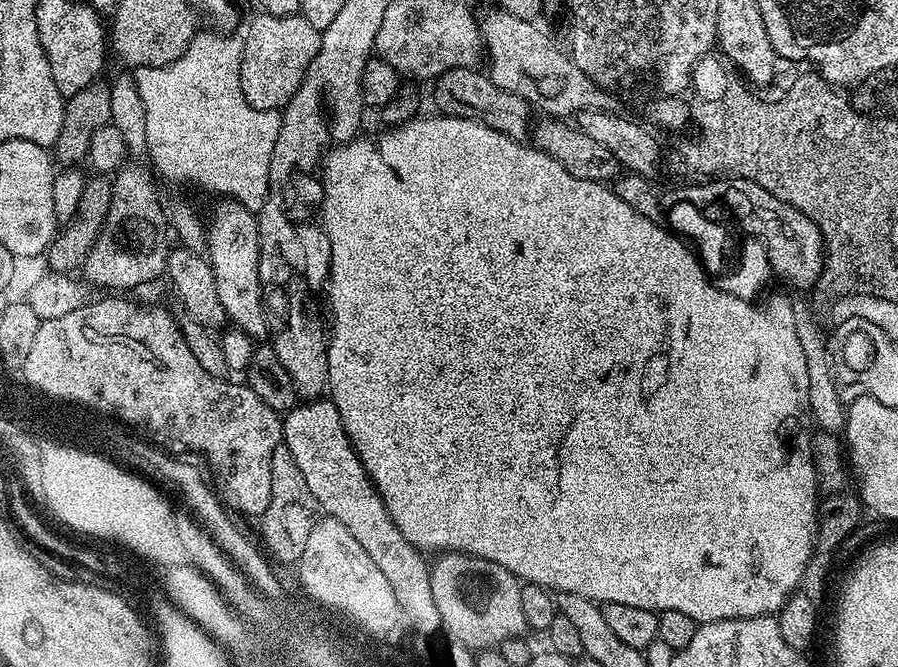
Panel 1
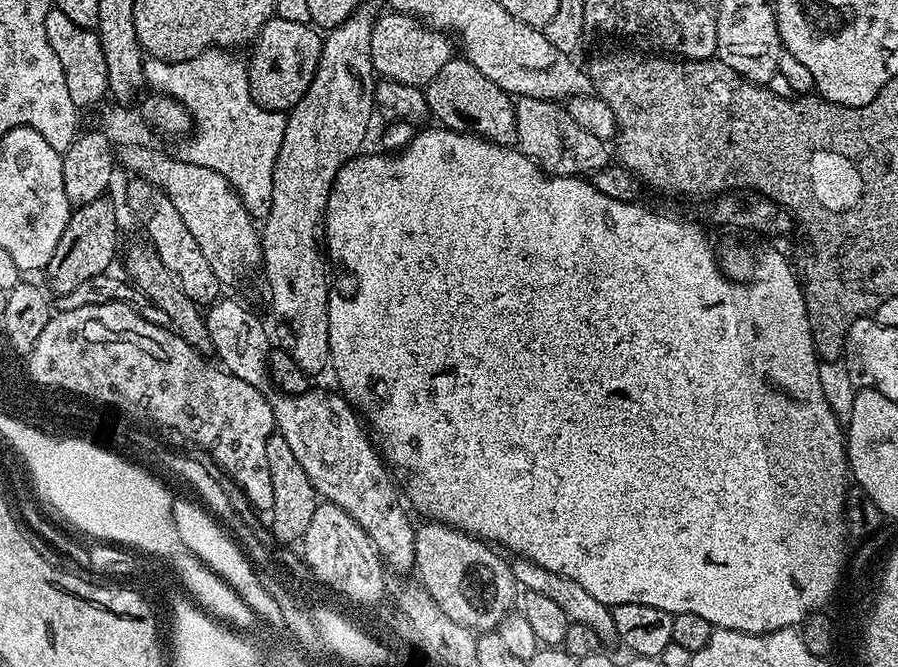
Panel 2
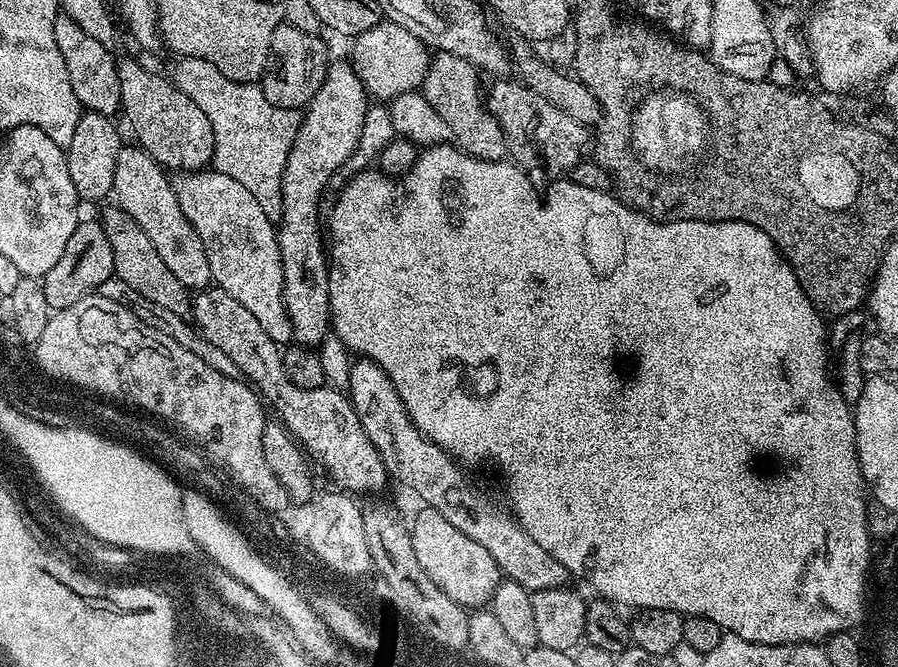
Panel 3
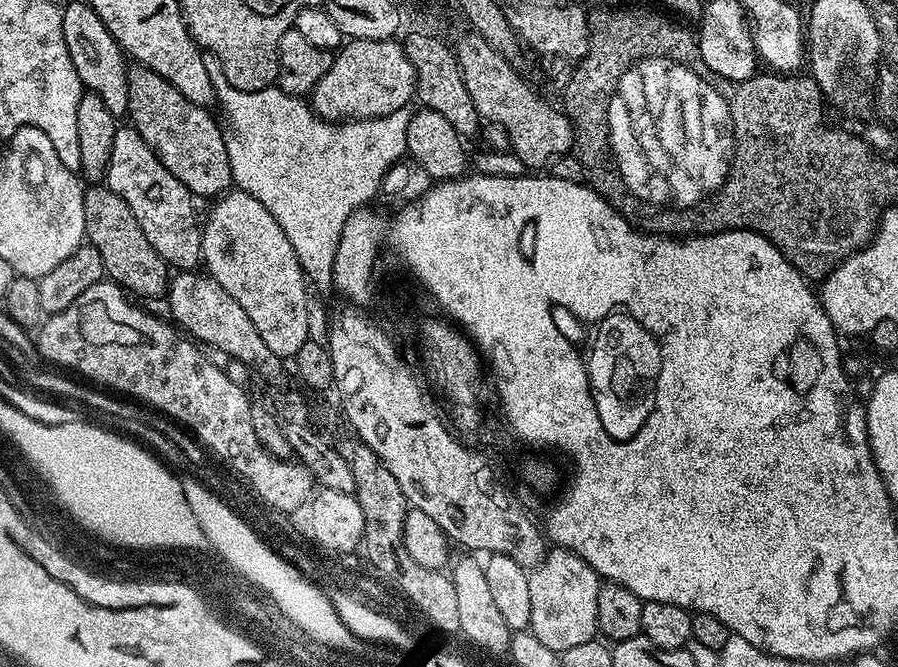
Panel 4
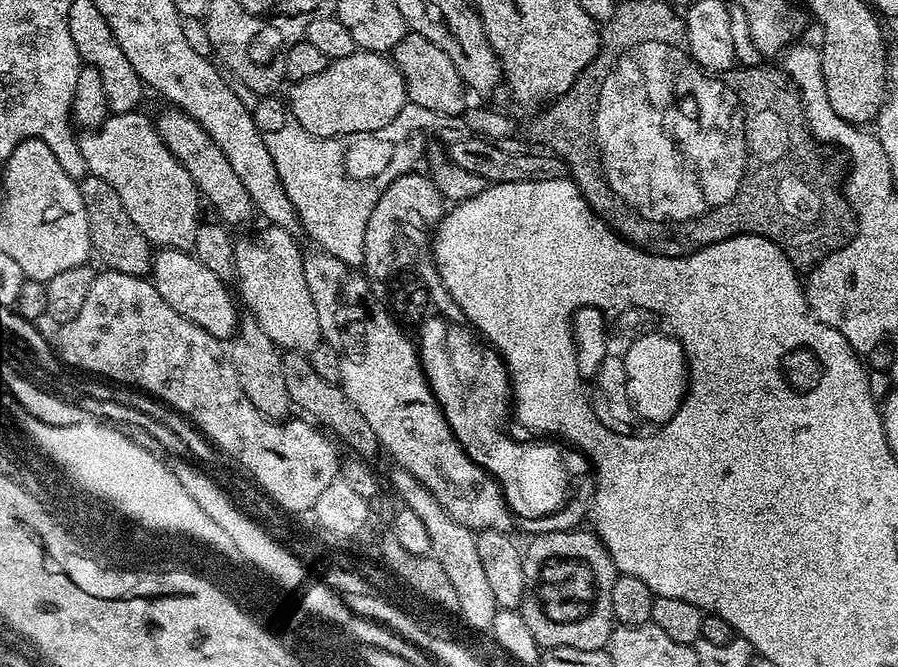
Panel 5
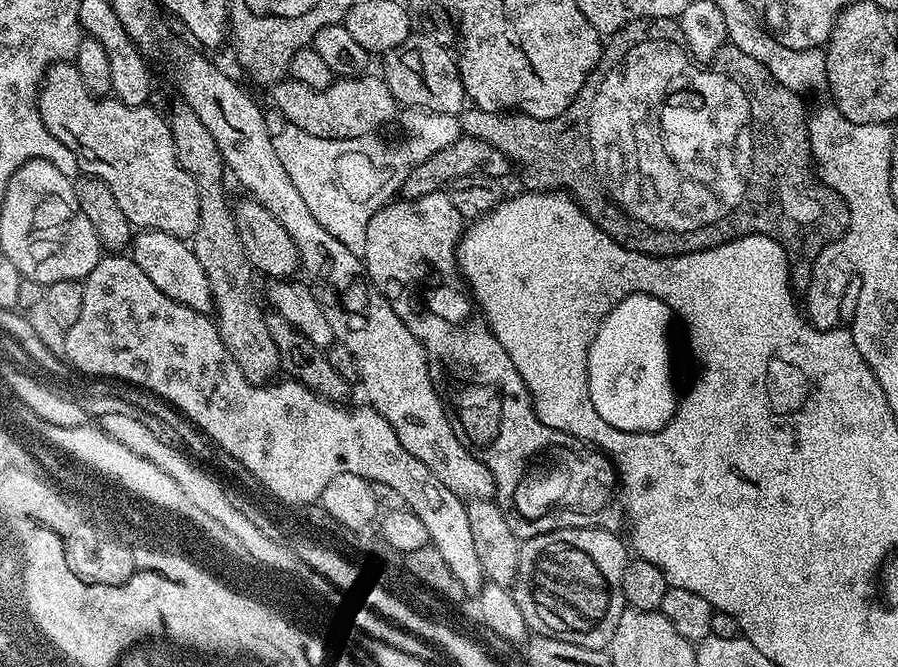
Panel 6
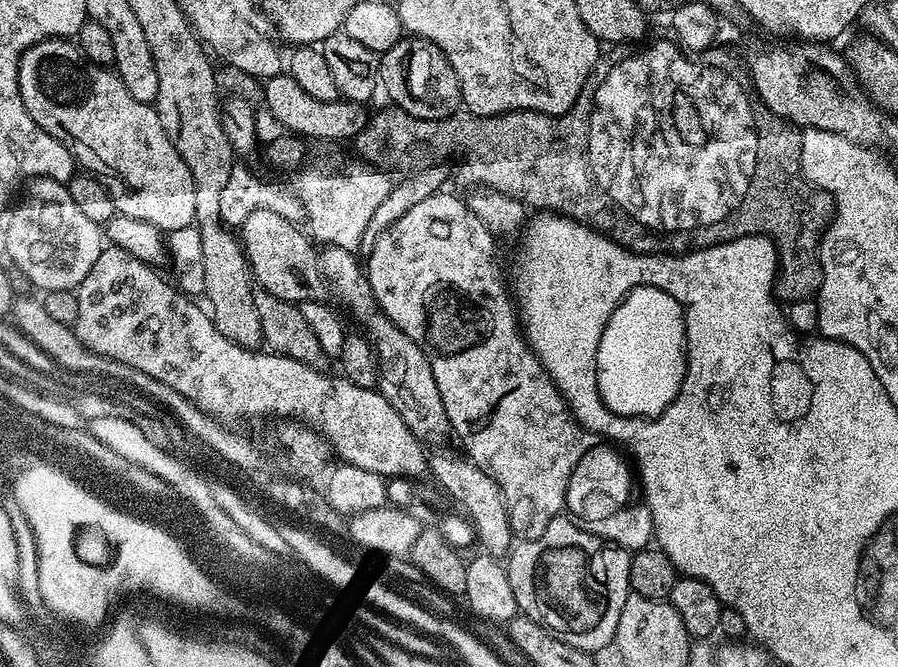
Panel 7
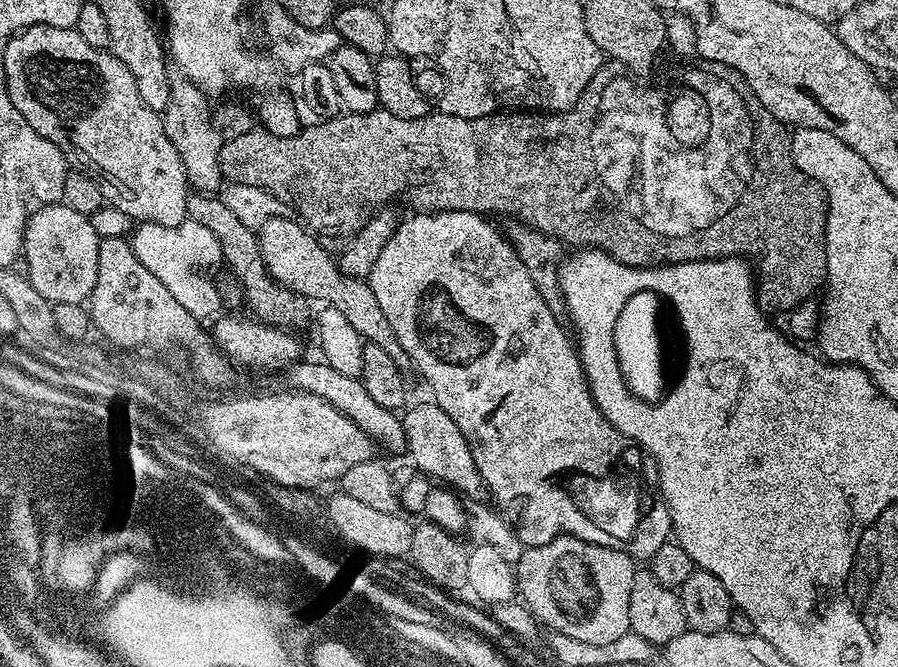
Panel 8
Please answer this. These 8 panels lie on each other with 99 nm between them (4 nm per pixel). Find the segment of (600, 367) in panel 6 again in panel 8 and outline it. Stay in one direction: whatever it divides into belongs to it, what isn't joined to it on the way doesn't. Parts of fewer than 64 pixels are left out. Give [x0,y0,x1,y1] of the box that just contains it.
[612,292,666,402]

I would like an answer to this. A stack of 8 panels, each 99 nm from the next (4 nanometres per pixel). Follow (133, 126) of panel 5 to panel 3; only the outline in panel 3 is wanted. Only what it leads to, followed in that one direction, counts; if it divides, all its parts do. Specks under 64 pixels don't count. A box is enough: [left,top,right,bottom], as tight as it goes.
[112,146,212,290]

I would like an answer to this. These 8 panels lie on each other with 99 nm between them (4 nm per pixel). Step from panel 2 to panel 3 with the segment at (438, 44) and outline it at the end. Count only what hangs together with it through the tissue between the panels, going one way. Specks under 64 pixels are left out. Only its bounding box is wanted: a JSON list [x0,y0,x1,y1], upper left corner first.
[350,22,430,102]

